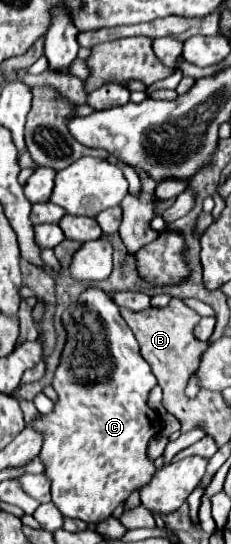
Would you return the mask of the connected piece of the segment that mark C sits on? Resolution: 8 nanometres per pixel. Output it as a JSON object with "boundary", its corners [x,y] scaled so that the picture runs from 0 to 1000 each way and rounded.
{"boundary":[[[372,531],[338,546],[338,564],[294,564],[277,572],[268,597],[294,616],[225,697],[251,737],[216,759],[165,759],[130,785],[190,803],[173,844],[190,851],[190,873],[225,884],[225,925],[277,950],[398,961],[468,954],[563,906],[632,895],[675,873],[675,855],[641,840],[641,814],[693,796],[684,763],[641,748],[641,722],[675,711],[675,693],[615,660],[597,627],[528,586],[519,568],[450,535]]]}

